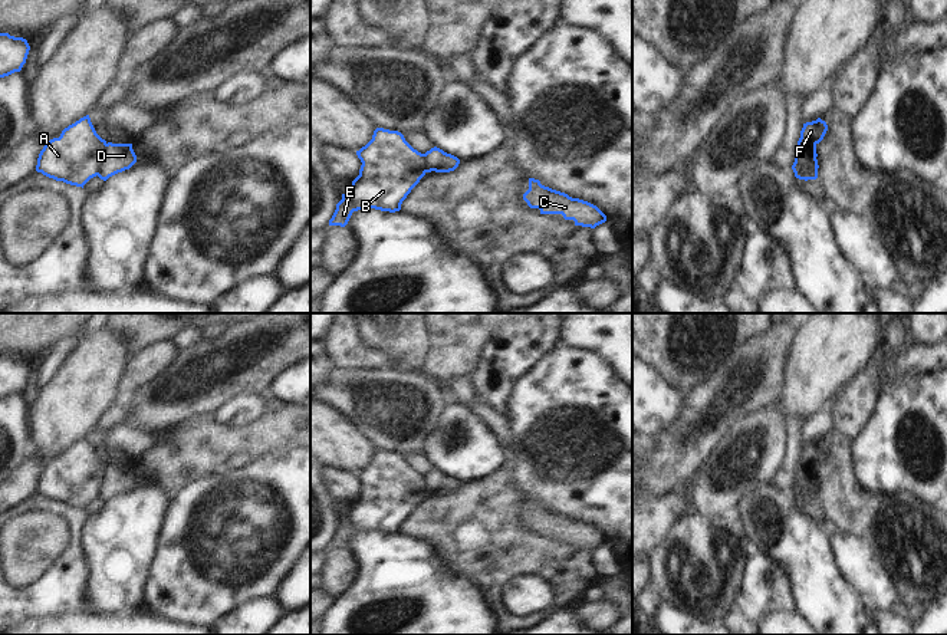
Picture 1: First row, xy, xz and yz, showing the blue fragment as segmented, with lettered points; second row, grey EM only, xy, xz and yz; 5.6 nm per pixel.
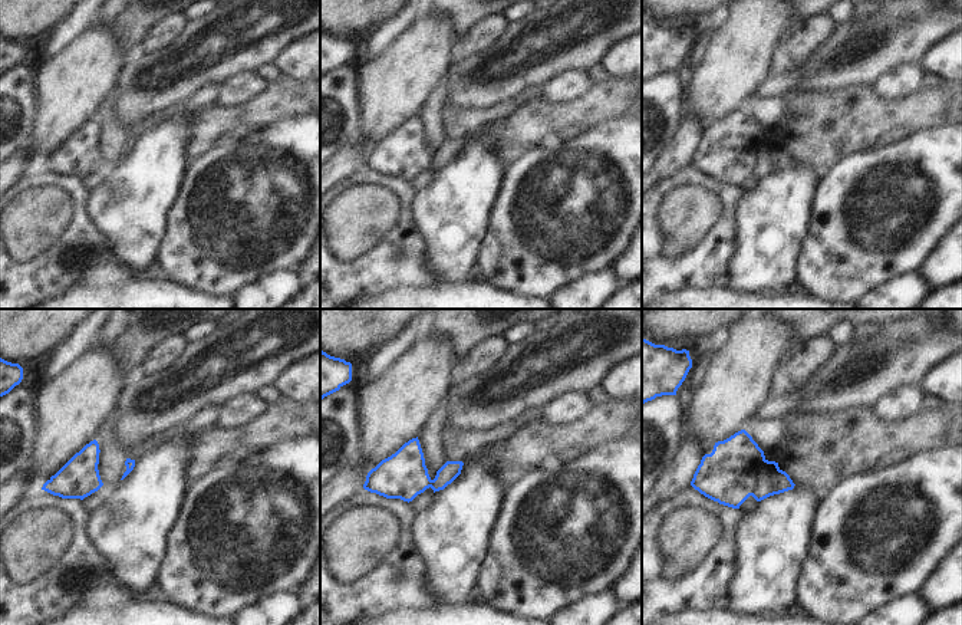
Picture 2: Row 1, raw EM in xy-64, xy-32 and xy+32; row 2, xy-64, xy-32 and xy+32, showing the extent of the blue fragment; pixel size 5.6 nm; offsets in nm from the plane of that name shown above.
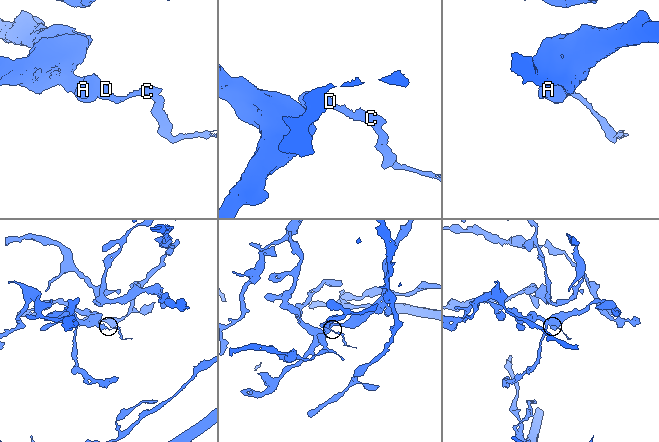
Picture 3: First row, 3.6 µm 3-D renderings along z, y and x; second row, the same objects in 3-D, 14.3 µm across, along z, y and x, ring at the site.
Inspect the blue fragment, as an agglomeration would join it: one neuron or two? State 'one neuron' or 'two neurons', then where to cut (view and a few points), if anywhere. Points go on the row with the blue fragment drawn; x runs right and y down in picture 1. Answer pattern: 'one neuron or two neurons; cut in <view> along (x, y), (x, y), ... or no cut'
two neurons; cut in xy along (107, 144), (96, 174)

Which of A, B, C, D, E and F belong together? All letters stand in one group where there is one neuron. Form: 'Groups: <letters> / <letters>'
Groups: A B E F / C D

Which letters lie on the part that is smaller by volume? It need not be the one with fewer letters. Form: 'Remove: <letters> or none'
Remove: C, D

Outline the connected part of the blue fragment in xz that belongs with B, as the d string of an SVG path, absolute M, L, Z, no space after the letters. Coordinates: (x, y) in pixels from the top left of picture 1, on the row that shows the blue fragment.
M377 128L372 139L356 151L356 155L362 162L359 175L352 181L351 188L342 194L329 226L345 227L352 213L364 208L399 211L402 201L425 175L422 154L414 149L398 131Z

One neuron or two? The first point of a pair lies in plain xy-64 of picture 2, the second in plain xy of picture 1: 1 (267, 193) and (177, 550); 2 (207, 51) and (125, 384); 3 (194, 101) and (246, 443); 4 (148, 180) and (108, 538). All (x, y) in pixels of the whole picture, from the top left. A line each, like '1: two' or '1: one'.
1: one
2: two
3: two
4: one

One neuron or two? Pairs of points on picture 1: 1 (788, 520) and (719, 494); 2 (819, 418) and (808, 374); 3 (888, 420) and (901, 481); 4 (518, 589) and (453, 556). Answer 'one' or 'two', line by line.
1: two
2: two
3: one
4: two

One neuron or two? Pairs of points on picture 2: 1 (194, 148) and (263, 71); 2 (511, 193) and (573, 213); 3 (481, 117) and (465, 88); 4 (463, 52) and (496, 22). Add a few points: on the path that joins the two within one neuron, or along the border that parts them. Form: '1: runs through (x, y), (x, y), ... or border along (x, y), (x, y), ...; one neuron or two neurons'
1: border along (283, 76), (267, 84); two neurons
2: runs through (527, 193), (536, 194), (549, 207), (557, 210); one neuron
3: border along (508, 98), (487, 107), (444, 107); two neurons
4: runs through (471, 43), (487, 30); one neuron

